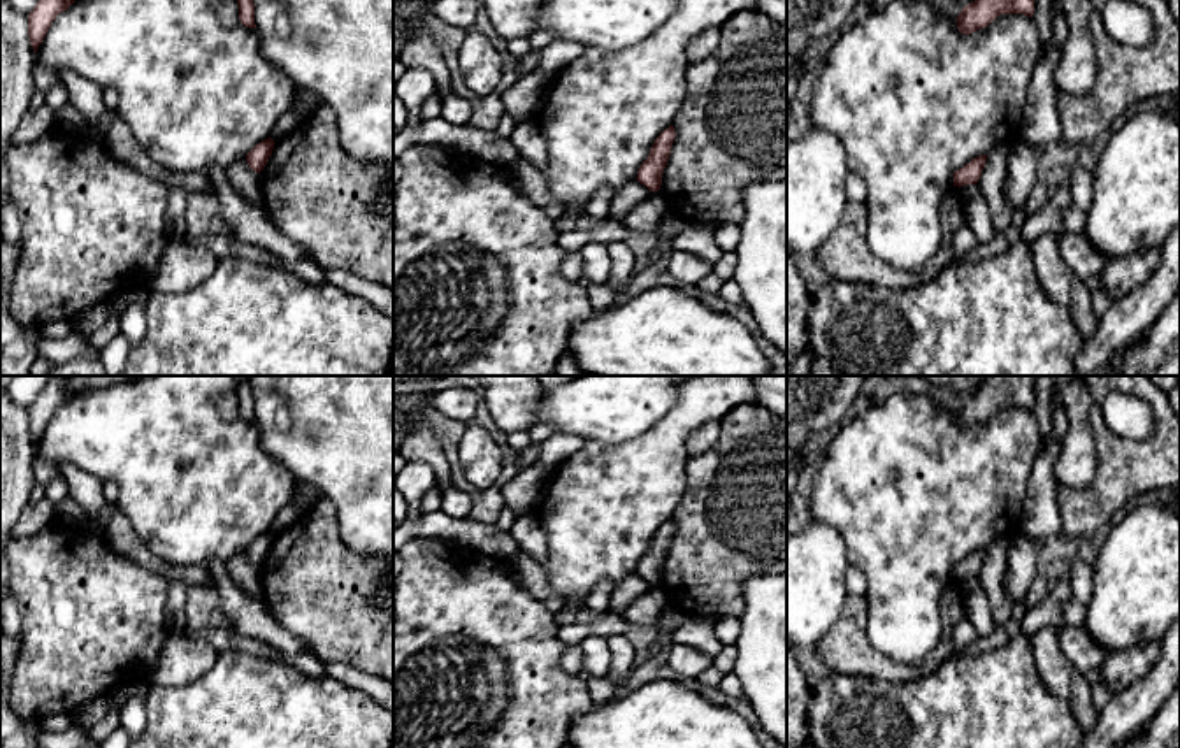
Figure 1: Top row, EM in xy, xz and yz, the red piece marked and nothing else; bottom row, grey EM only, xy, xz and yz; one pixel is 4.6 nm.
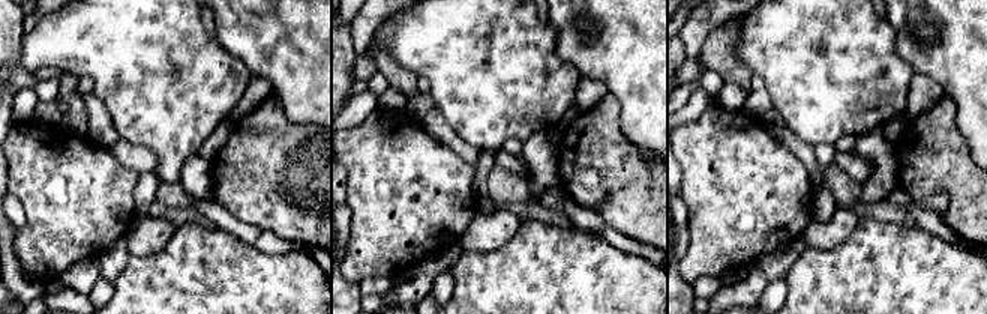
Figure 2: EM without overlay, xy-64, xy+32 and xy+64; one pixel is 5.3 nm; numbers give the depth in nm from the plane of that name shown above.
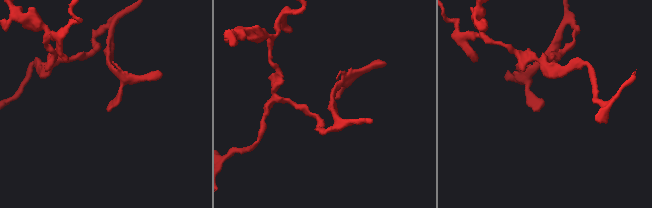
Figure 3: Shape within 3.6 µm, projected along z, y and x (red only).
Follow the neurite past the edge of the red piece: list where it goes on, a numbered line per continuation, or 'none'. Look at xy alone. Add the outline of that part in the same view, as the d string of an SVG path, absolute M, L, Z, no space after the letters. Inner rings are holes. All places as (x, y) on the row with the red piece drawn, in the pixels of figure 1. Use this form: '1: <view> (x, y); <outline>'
none

